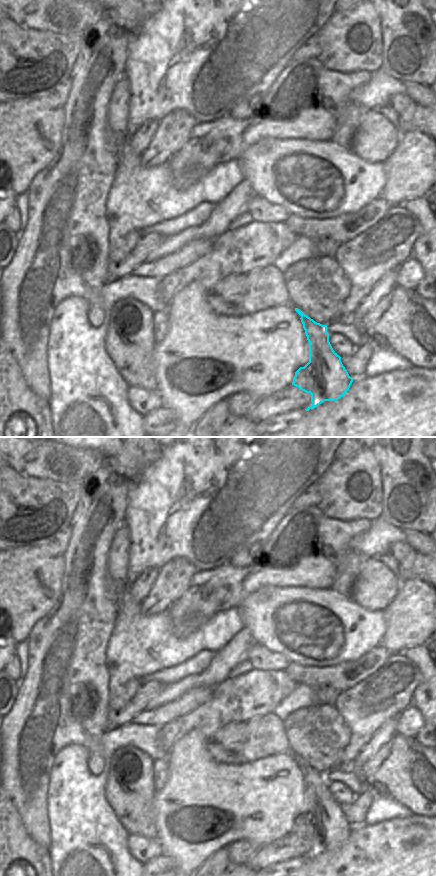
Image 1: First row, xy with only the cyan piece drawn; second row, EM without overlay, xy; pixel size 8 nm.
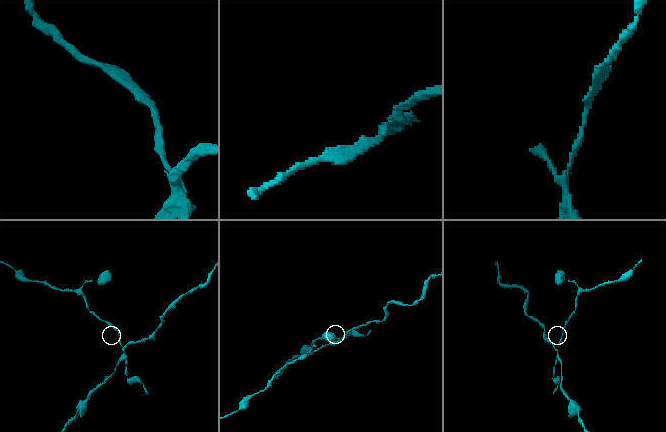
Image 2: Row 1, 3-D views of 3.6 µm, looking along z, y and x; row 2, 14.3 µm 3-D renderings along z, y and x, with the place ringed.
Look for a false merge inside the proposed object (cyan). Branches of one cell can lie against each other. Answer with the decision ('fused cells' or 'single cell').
fused cells

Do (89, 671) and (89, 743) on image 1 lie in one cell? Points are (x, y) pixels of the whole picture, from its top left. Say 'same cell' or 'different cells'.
same cell

